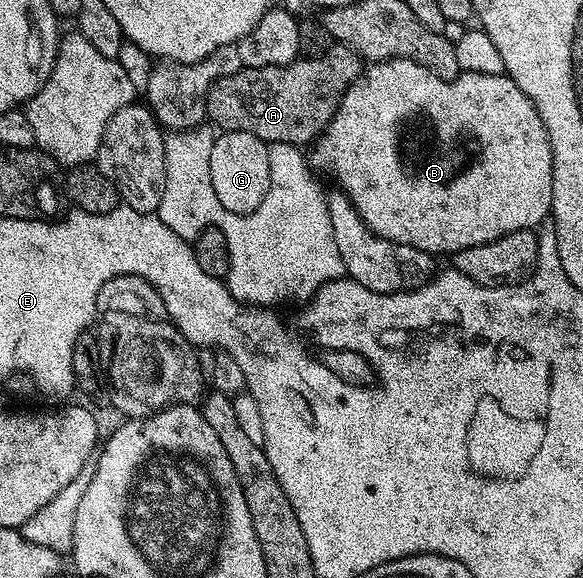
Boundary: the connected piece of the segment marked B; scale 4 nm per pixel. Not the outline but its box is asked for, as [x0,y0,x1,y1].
[320,61,553,255]

